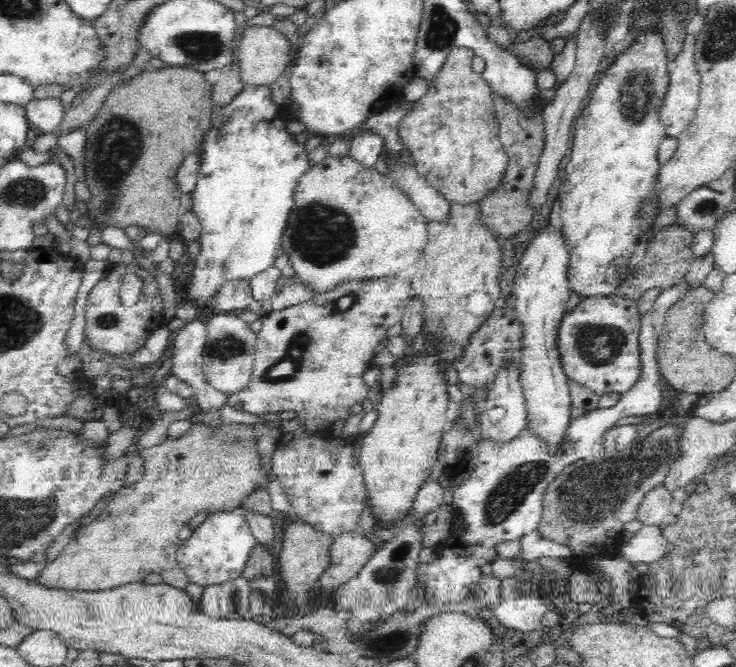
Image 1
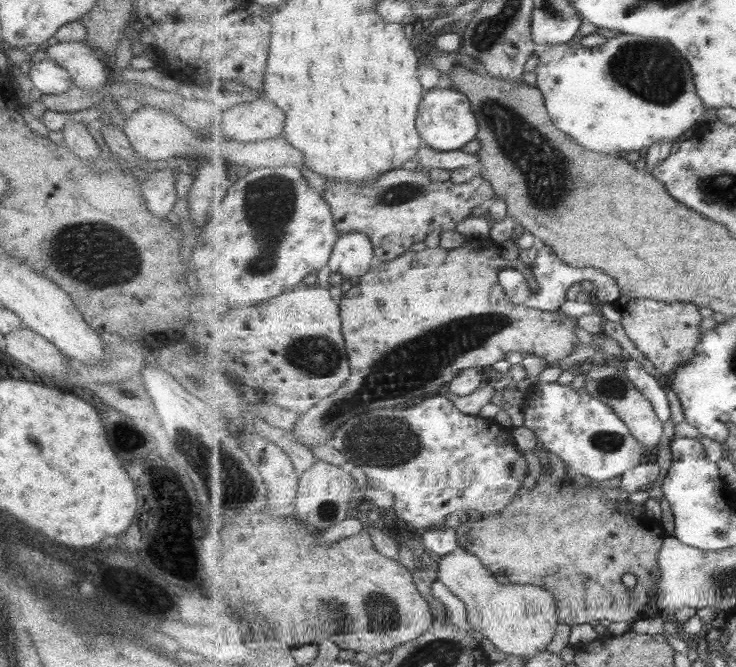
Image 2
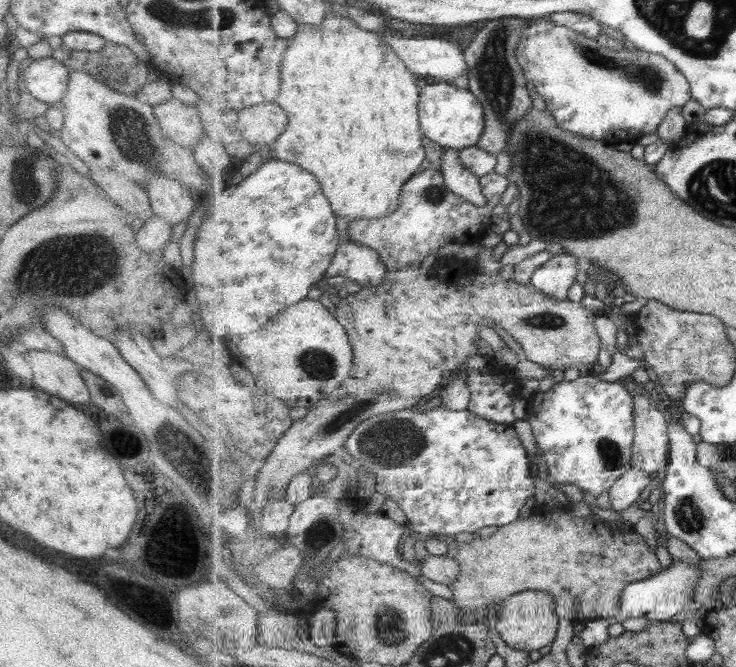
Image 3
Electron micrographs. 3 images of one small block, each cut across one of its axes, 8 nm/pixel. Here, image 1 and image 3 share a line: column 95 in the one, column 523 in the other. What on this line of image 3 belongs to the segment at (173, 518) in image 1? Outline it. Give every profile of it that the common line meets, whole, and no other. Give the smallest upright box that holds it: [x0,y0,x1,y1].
[448,510,662,624]

